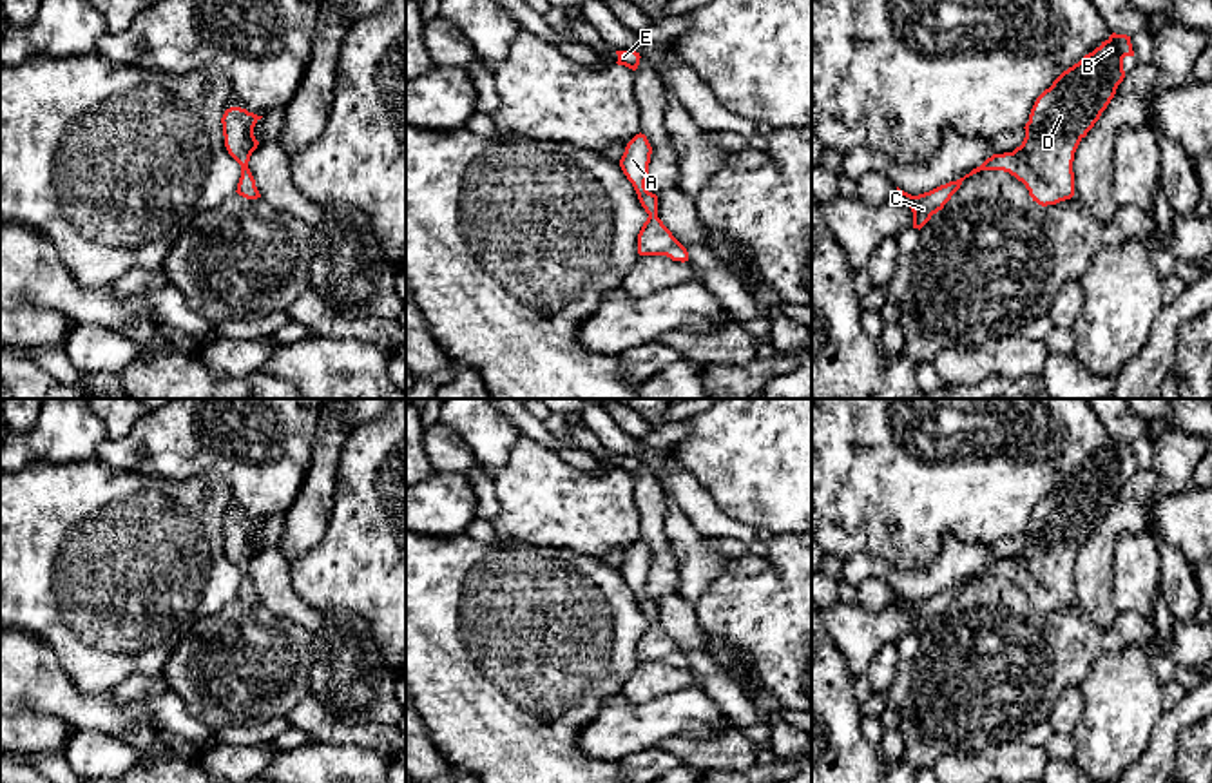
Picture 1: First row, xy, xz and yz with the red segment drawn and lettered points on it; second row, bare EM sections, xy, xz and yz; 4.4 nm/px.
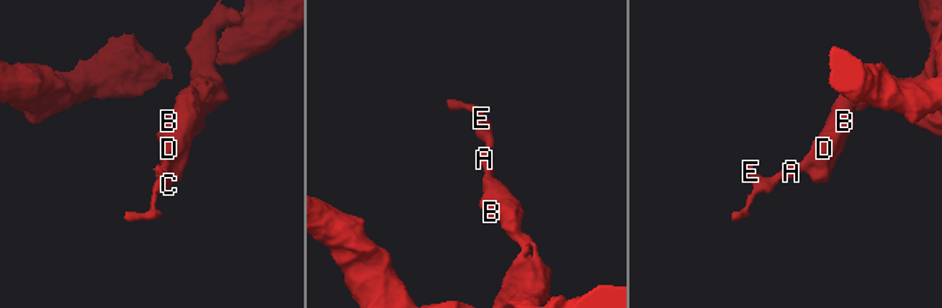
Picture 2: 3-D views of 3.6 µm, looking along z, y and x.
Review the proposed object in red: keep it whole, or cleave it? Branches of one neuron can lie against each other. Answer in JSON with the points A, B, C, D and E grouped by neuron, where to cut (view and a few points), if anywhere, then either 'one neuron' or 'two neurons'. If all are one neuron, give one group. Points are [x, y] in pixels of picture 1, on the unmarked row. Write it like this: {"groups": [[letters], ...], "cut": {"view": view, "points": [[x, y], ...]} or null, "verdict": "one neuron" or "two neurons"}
{"groups": [["A", "B", "C", "D", "E"]], "cut": null, "verdict": "one neuron"}

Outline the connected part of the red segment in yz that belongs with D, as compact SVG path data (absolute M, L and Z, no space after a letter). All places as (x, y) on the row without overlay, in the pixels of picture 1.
M1112 439L1100 453L1085 460L1078 469L1063 477L1049 495L1034 508L1025 544L1013 558L993 560L980 573L957 587L940 591L929 598L911 602L897 593L890 607L908 611L913 618L913 634L922 634L933 620L944 614L962 587L980 576L1004 576L1025 591L1033 607L1042 613L1056 611L1074 602L1073 567L1080 547L1100 526L1125 484L1123 464L1134 462L1130 442Z

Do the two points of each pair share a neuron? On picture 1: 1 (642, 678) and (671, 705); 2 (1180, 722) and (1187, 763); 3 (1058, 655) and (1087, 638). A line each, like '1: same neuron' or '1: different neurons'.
1: different neurons
2: different neurons
3: same neuron

